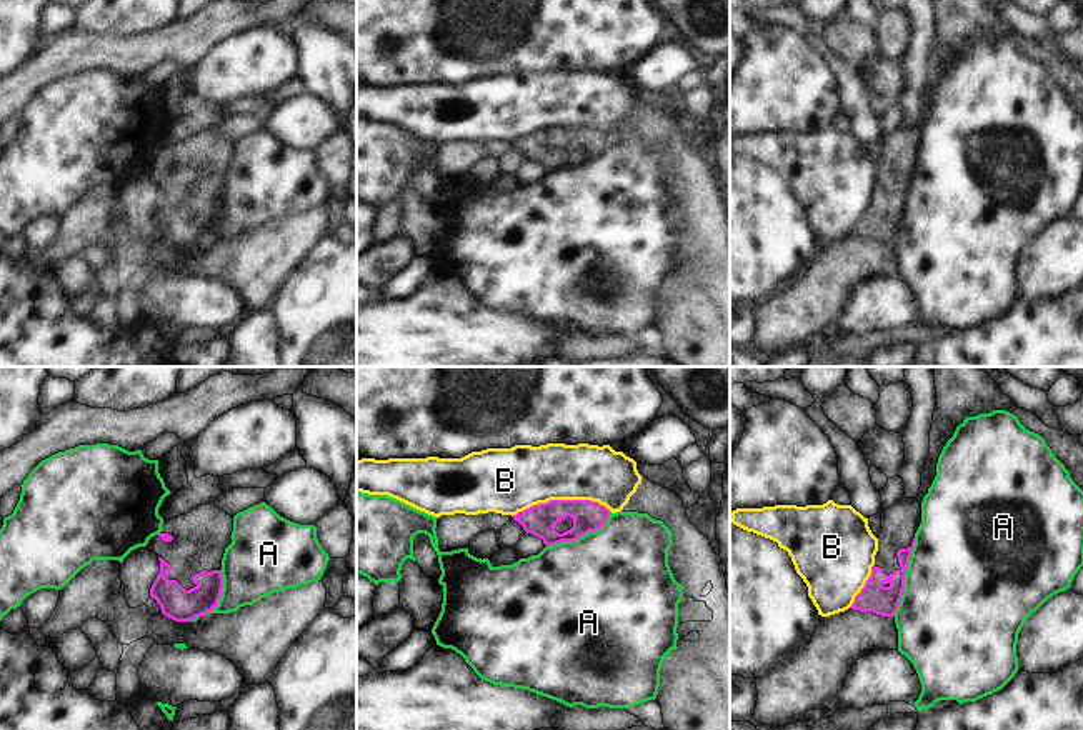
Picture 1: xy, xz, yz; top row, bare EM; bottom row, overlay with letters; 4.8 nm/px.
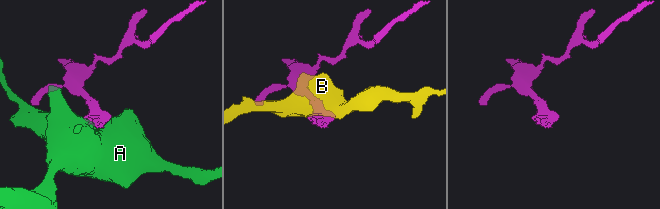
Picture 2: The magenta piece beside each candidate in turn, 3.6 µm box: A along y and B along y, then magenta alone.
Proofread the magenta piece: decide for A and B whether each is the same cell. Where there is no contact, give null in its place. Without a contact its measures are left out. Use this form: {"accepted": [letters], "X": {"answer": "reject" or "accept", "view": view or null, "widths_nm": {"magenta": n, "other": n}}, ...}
{"accepted": [], "A": {"answer": "reject", "view": "yz", "widths_nm": {"magenta": 140, "other": 480}}, "B": {"answer": "reject", "view": "xz", "widths_nm": {"magenta": 150, "other": 300}}}

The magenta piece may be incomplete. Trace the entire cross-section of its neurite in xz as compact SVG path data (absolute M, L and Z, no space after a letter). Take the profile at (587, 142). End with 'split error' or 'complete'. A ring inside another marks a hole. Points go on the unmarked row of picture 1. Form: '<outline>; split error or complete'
M550 127L518 138L513 147L551 173L600 157L610 140L605 132L591 127Z; split error

